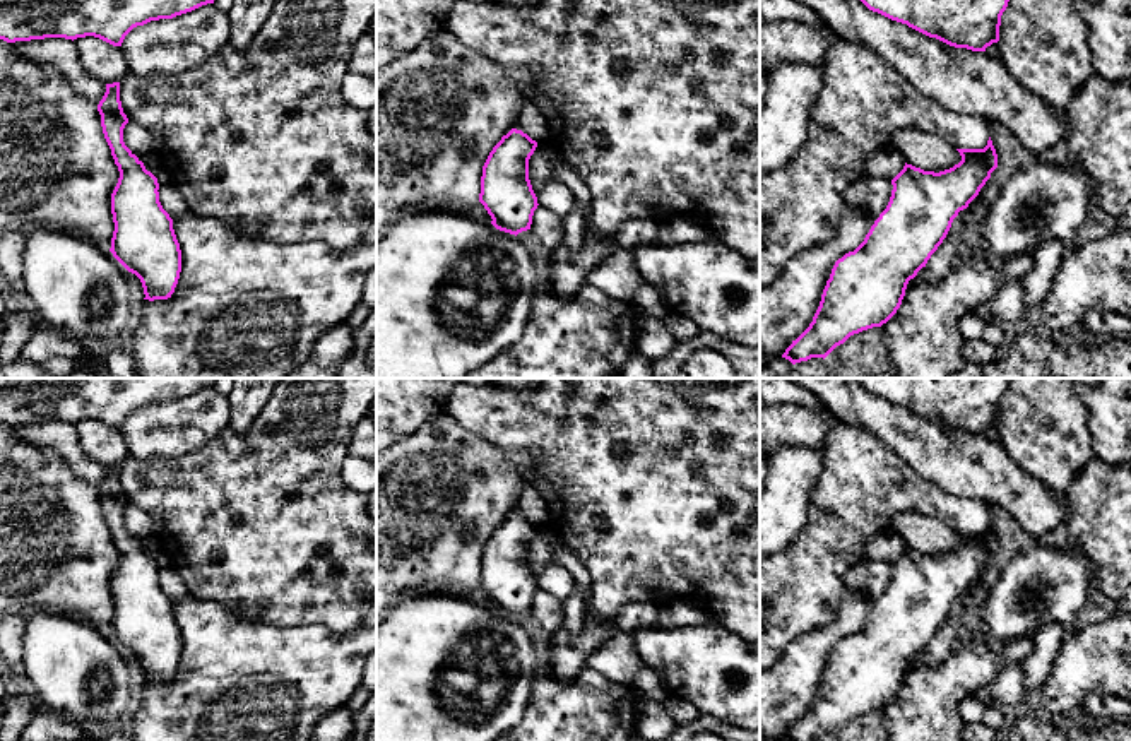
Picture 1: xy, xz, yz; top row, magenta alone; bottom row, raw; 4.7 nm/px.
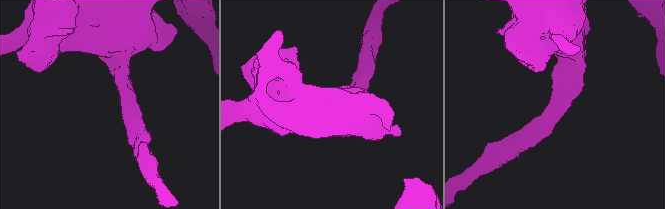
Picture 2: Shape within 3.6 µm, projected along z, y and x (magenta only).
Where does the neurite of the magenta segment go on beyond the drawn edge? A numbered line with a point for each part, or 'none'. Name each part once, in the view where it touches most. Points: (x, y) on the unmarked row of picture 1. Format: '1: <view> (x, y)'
none

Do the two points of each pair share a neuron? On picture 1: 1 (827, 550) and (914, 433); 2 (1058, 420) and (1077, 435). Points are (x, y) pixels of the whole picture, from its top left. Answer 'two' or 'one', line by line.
1: two
2: one

